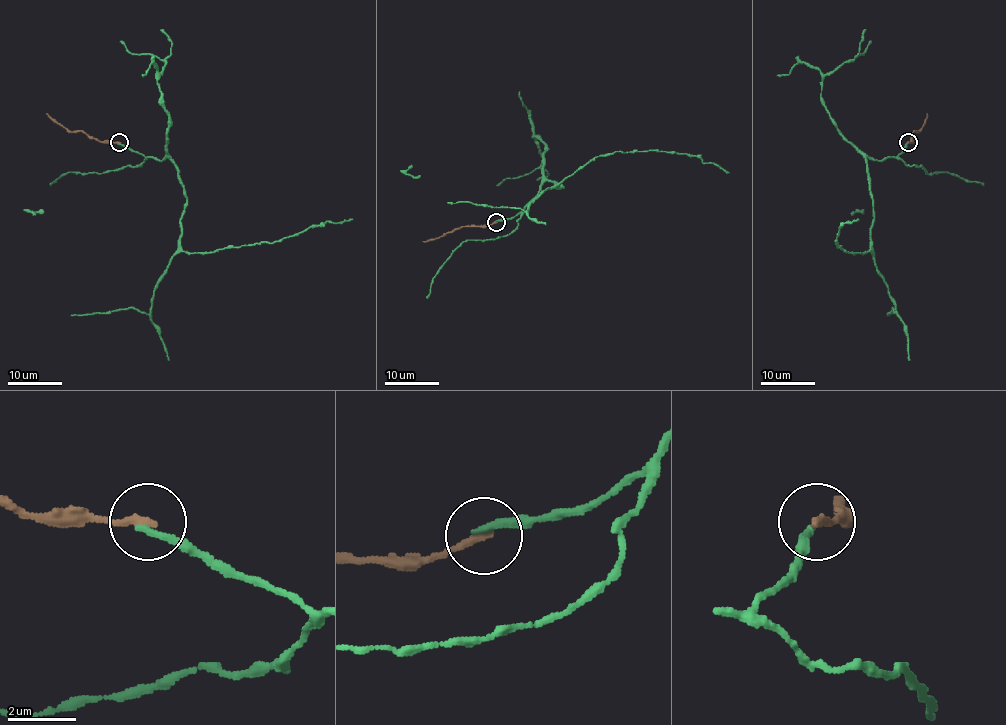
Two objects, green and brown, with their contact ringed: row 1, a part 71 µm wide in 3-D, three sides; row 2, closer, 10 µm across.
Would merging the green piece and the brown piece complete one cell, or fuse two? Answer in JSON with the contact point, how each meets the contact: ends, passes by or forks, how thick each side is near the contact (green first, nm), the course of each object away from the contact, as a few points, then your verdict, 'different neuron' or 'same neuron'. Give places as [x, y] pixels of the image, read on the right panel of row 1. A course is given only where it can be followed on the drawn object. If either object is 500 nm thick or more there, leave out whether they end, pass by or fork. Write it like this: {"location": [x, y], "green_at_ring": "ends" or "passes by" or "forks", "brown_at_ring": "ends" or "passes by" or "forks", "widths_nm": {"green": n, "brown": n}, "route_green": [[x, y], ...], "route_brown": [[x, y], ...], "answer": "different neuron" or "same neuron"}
{"location": [908, 142], "green_at_ring": "ends", "brown_at_ring": "ends", "widths_nm": {"green": 240, "brown": 260}, "route_green": [[907, 143], [896, 157], [866, 158], [874, 217], [871, 247], [847, 252], [836, 243], [841, 227], [857, 218]], "route_brown": [[908, 142], [924, 124], [927, 113]], "answer": "same neuron"}

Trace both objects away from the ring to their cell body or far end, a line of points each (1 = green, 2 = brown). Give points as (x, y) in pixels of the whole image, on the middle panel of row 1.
1: (495, 221), (514, 217), (544, 180), (559, 188), (589, 161), (615, 152), (697, 156), (729, 172)
2: (495, 222), (465, 225), (423, 242)

